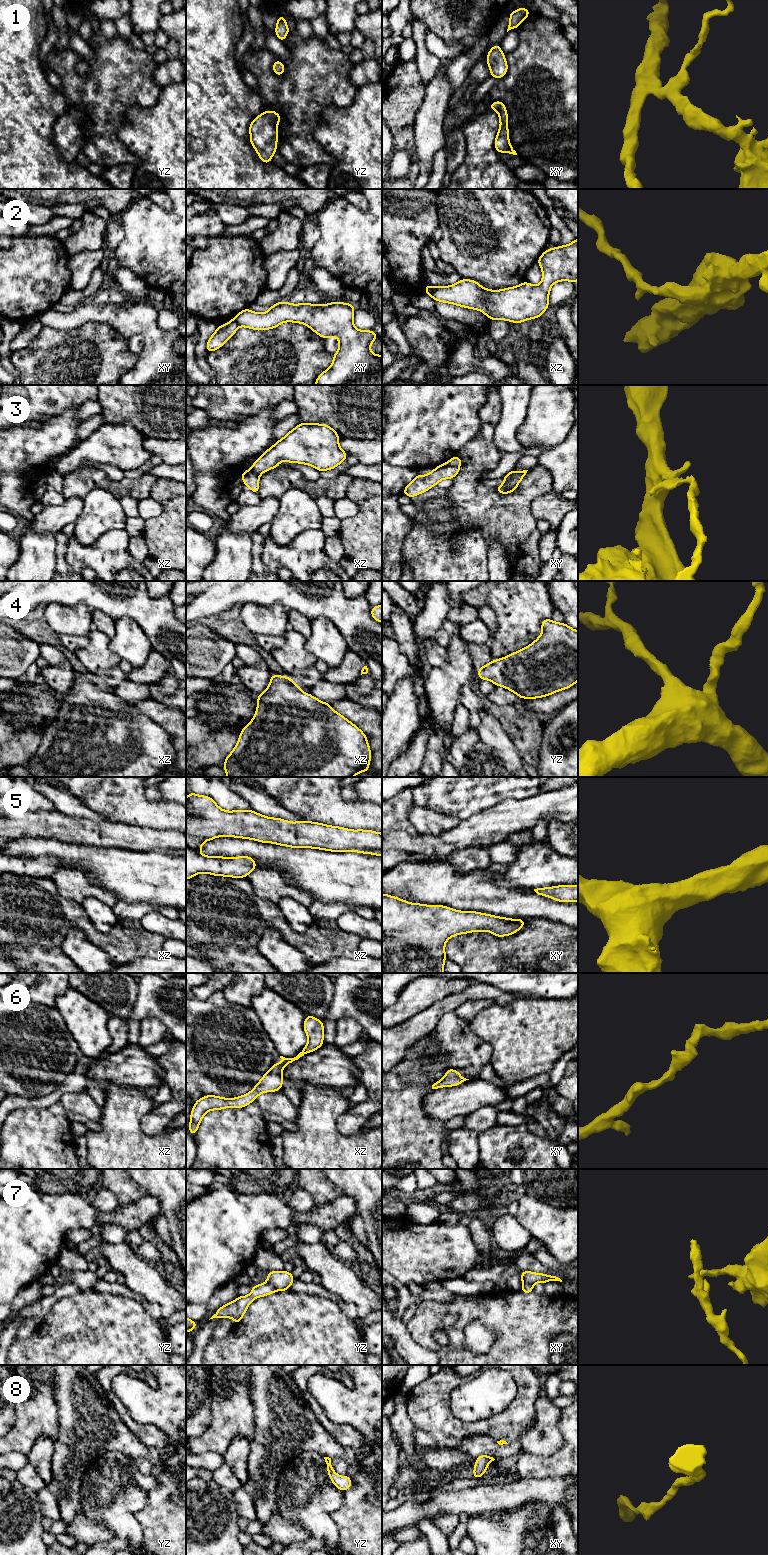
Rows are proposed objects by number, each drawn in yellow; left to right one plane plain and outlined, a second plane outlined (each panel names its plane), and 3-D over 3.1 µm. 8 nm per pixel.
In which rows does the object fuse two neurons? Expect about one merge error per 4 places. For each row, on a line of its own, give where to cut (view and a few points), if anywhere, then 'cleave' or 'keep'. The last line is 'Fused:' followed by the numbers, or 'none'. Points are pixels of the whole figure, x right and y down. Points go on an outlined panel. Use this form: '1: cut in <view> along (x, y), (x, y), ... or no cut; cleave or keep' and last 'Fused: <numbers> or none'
1: no cut; keep
2: cut in xz along (433, 287), (430, 295); cleave
3: cut in xy along (447, 462), (458, 466); cleave
4: no cut; keep
5: no cut; keep
6: no cut; keep
7: cut in yz along (267, 1281), (276, 1290); cleave
8: no cut; keep
Fused: 2, 3, 7

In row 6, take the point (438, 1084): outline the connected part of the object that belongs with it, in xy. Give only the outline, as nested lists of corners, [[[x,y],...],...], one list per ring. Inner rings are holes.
[[[449,1068],[444,1077],[432,1085],[432,1089],[458,1086],[466,1080],[469,1079],[462,1077],[457,1070]]]

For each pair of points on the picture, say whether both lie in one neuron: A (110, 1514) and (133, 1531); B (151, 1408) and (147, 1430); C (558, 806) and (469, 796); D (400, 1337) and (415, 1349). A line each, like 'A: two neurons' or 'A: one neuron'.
A: one neuron
B: two neurons
C: two neurons
D: one neuron

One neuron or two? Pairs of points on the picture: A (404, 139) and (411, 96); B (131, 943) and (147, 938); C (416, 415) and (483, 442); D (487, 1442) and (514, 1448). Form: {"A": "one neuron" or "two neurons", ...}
{"A": "one neuron", "B": "one neuron", "C": "two neurons", "D": "one neuron"}

